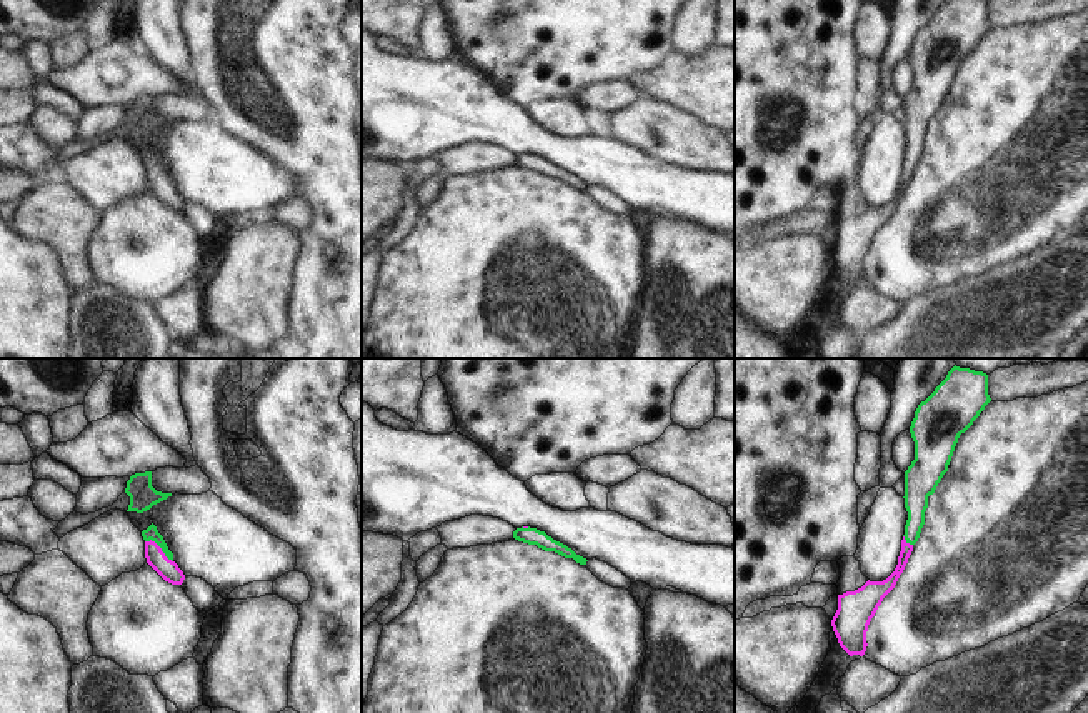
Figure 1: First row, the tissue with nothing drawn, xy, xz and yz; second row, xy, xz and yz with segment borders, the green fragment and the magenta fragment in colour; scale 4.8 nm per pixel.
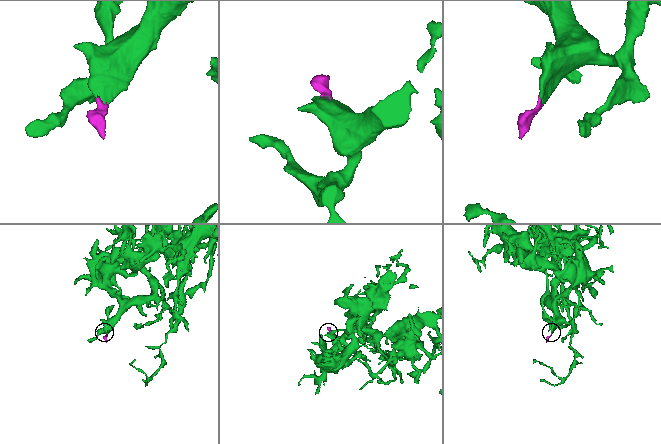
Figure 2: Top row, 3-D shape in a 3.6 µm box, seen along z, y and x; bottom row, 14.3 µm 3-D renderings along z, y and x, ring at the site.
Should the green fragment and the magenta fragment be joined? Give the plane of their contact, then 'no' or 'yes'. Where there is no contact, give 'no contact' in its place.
contact in xy; yes

